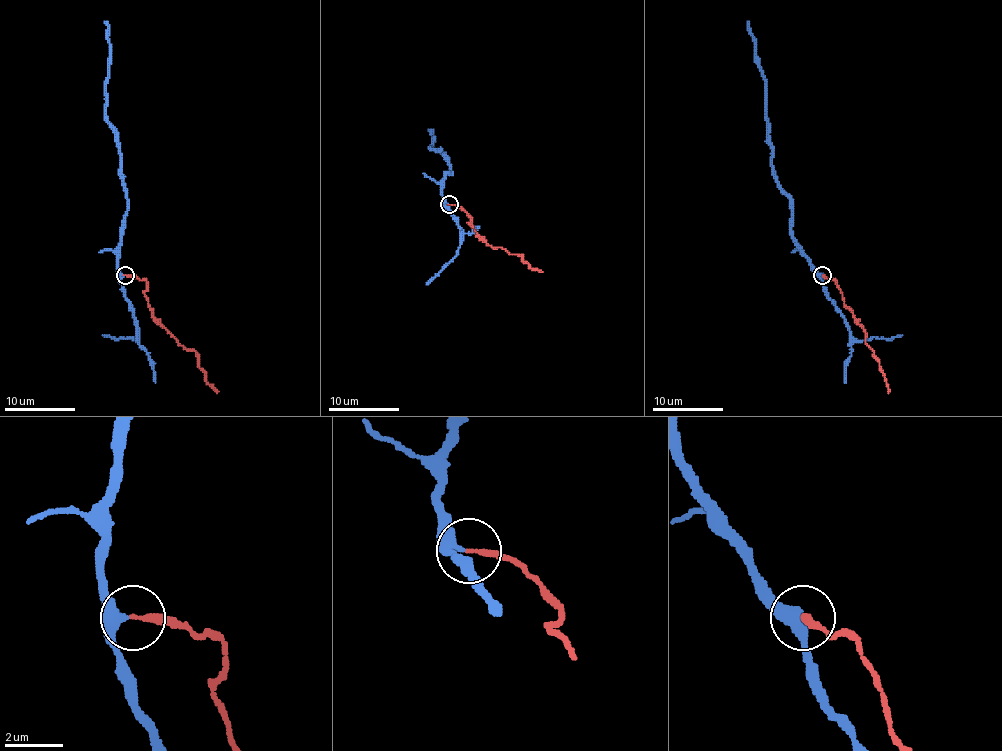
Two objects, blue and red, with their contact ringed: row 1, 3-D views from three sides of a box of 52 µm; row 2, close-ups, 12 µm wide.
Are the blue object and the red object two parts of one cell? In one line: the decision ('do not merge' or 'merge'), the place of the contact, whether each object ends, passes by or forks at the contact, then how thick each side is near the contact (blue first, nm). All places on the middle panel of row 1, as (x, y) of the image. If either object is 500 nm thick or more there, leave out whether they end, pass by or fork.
merge; at (449, 204); blue passes by; red ends there; 360 nm thick on the blue side, 200 nm on the other

